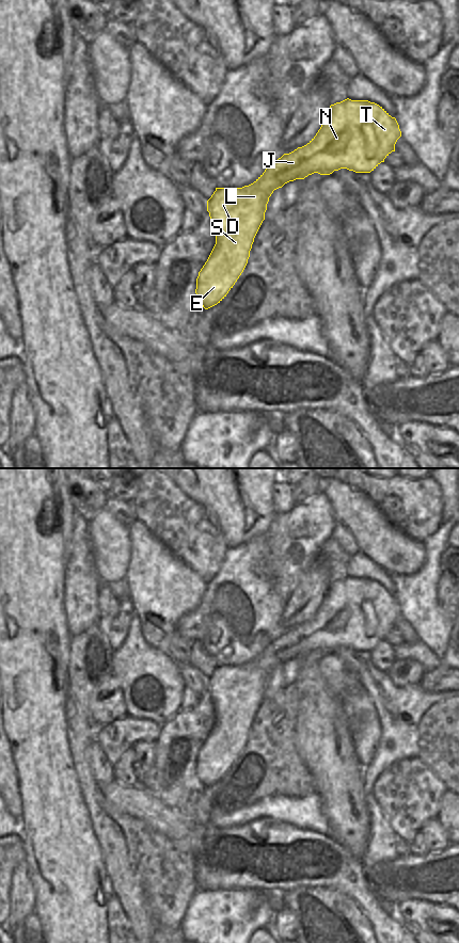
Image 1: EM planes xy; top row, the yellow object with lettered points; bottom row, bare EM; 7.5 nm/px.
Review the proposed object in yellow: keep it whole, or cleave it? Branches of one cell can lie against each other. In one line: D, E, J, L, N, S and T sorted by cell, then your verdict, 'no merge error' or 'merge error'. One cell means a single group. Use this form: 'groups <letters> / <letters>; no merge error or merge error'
groups D E J L N S T; no merge error

